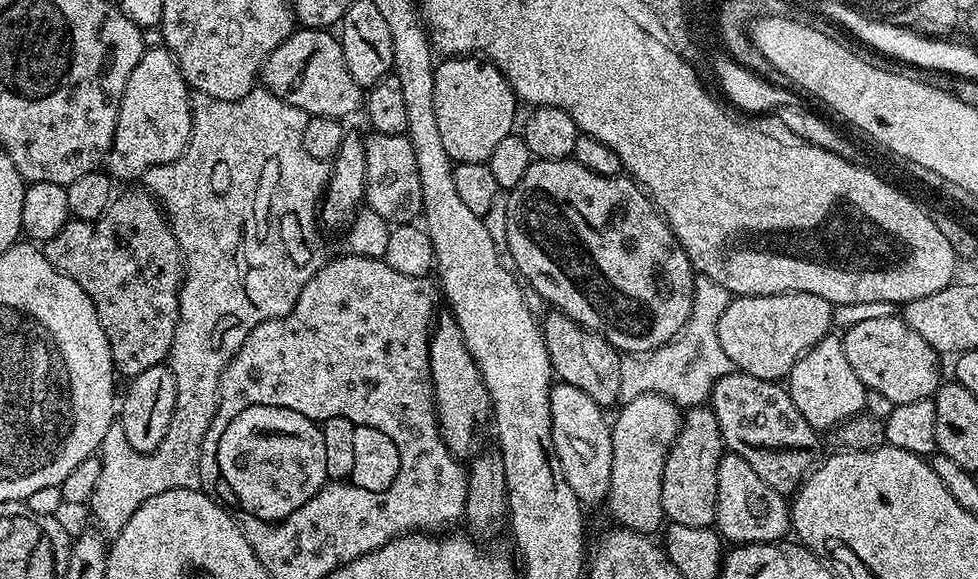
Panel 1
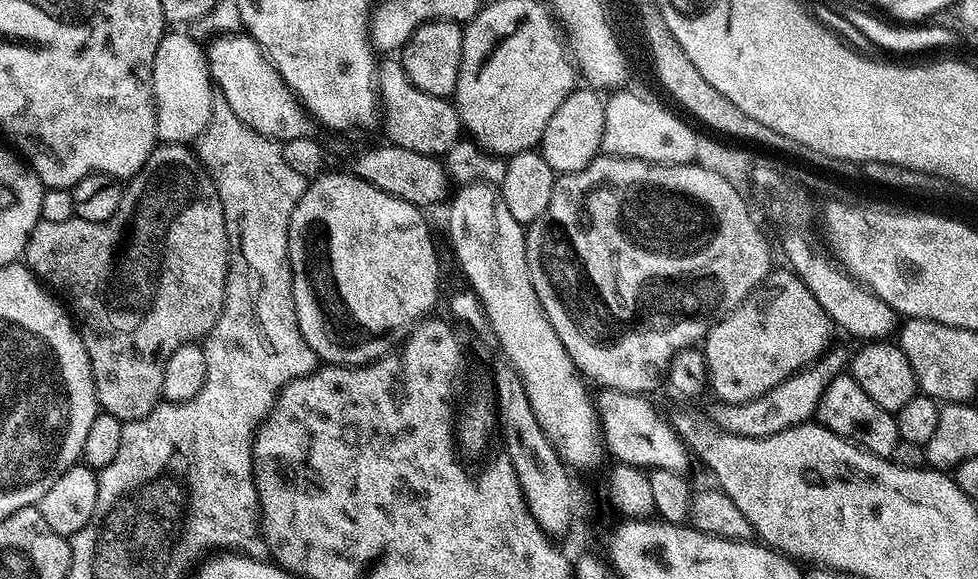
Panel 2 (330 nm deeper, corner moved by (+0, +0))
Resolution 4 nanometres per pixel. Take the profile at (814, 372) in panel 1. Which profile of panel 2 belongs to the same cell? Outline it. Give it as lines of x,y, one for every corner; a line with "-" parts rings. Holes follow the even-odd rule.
850,374
838,375
826,386
816,407
815,419
843,440
851,440
875,456
892,457
894,446
898,446
901,439
895,415
882,410
882,406
878,406
878,402
874,402
874,398
870,398
870,394
866,394

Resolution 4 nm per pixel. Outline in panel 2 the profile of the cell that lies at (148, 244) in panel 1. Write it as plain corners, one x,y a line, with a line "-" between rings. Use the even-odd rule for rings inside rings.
161,143
153,148
148,161
123,185
123,190
122,202
118,202
118,210
114,210
114,214
106,218
106,222
86,222
75,218
66,222
39,220
30,234
28,245
24,247
23,259
27,267
31,268
33,274
36,275
36,279
47,285
53,293
59,294
63,303
70,309
78,325
82,342
86,346
86,354
90,358
97,405
103,411
114,414
114,418
127,422
146,418
155,410
157,404
161,403
162,374
166,370
166,362
170,354
174,354
174,350
178,350
183,344
203,341
209,330
218,322
222,314
224,287
228,277
228,235
218,190
211,176
208,175
208,169
200,163
199,155
191,147

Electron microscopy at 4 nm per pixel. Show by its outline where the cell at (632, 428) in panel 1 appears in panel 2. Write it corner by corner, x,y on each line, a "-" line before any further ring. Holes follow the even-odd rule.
825,351
816,363
800,369
790,378
778,382
778,386
766,390
766,394
762,394
750,402
713,403
711,423
715,424
721,432
750,438
766,438
770,434
778,434
782,430
790,430
799,424
809,423
816,415
816,407
826,386
834,377
841,375
846,368
846,356
844,360
842,353
832,351

